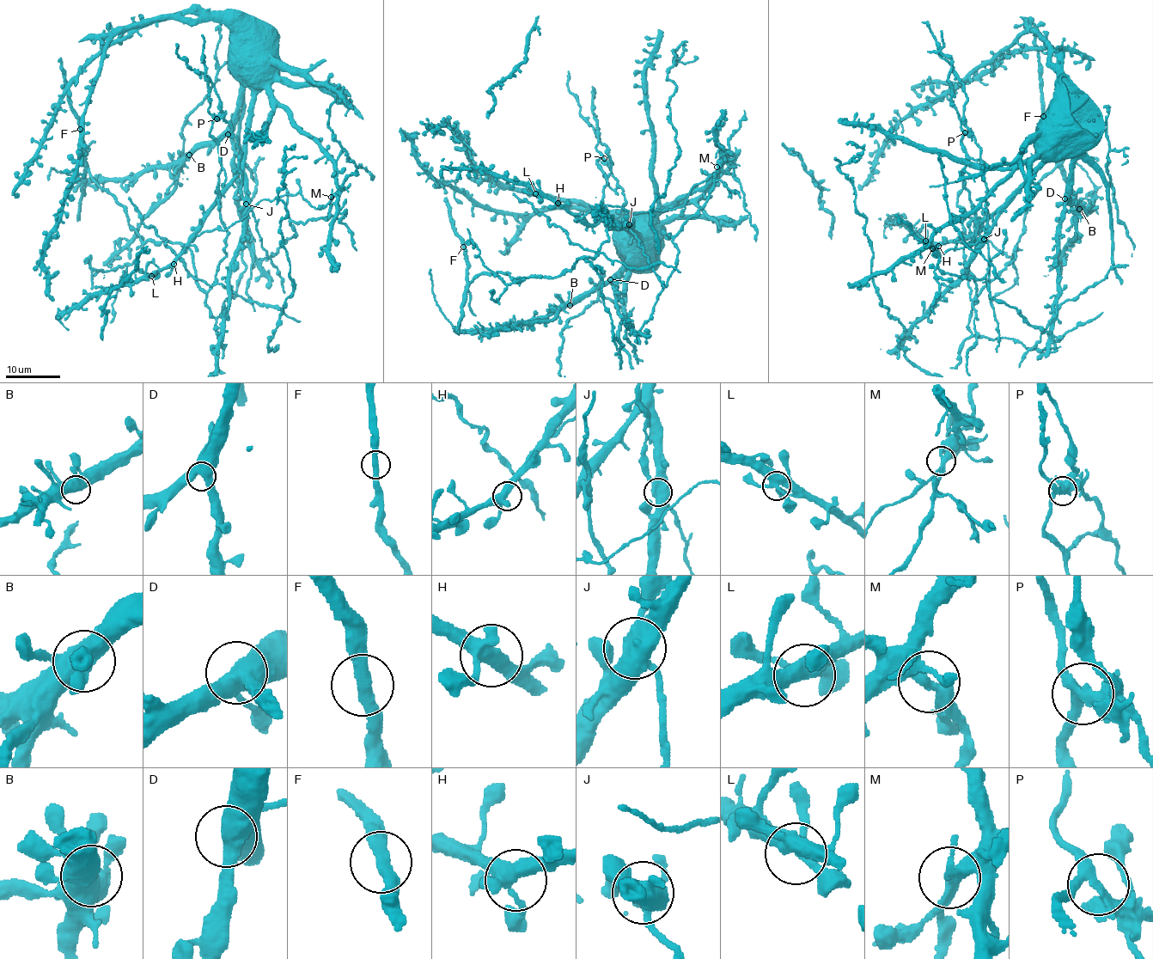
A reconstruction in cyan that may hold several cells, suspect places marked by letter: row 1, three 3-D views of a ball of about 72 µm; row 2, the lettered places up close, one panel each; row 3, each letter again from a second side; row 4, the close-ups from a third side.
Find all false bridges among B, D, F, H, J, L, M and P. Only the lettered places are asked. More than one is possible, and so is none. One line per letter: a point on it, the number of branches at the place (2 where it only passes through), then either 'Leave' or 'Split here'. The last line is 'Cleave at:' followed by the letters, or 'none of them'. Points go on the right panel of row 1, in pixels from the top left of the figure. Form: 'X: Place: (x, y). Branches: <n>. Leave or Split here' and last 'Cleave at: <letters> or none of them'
B: Place: (1079, 209). Branches: 4. Leave
D: Place: (1064, 198). Branches: 3. Leave
F: Place: (1043, 116). Branches: 2. Leave
H: Place: (938, 246). Branches: 4. Leave
J: Place: (984, 239). Branches: 4. Split here
L: Place: (925, 241). Branches: 4. Leave
M: Place: (932, 248). Branches: 2. Split here
P: Place: (965, 132). Branches: 5. Split here
Cleave at: J, M, P

